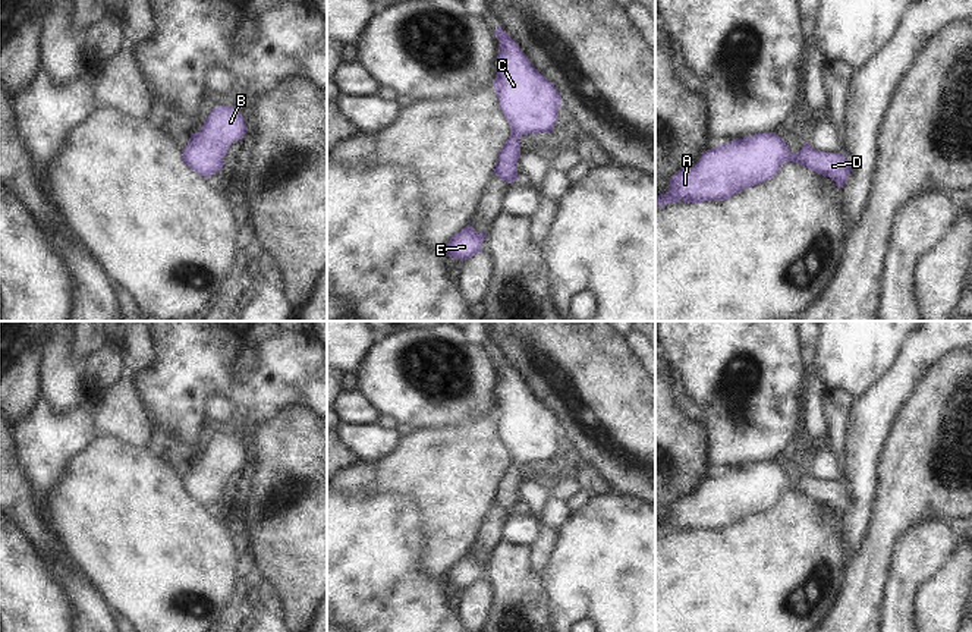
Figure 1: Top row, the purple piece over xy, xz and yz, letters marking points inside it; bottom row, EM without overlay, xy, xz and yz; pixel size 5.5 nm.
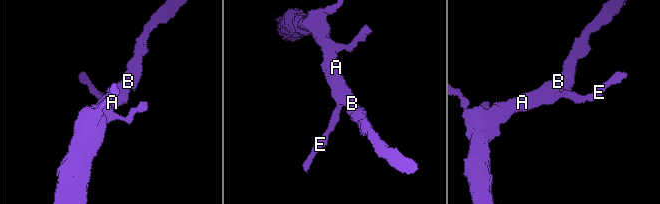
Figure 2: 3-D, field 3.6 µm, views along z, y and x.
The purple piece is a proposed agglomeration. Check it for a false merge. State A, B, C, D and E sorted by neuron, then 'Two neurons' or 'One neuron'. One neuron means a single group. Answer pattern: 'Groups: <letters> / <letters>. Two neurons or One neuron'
Groups: A B C D E. One neuron

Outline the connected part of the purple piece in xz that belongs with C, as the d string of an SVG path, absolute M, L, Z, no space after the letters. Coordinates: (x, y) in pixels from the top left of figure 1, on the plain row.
M498 355L494 365L498 368L494 416L500 438L512 455L510 465L498 481L494 503L512 512L519 507L519 466L528 462L550 462L563 428L554 412L534 396L509 362Z

